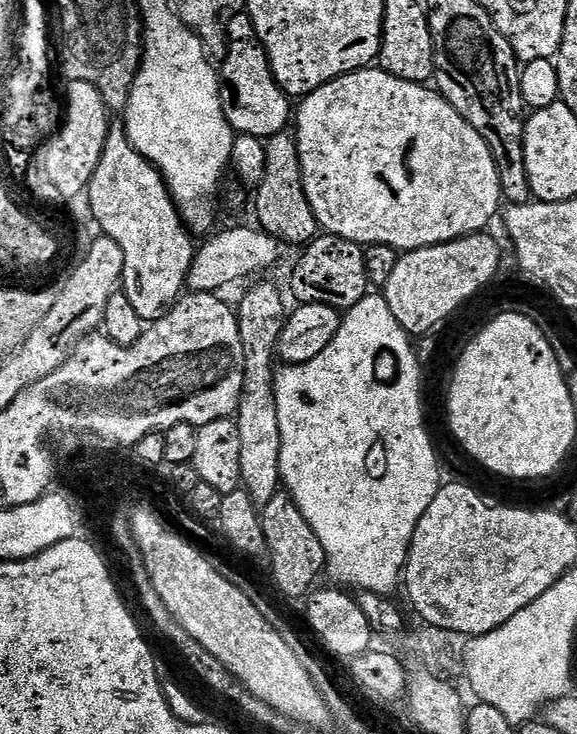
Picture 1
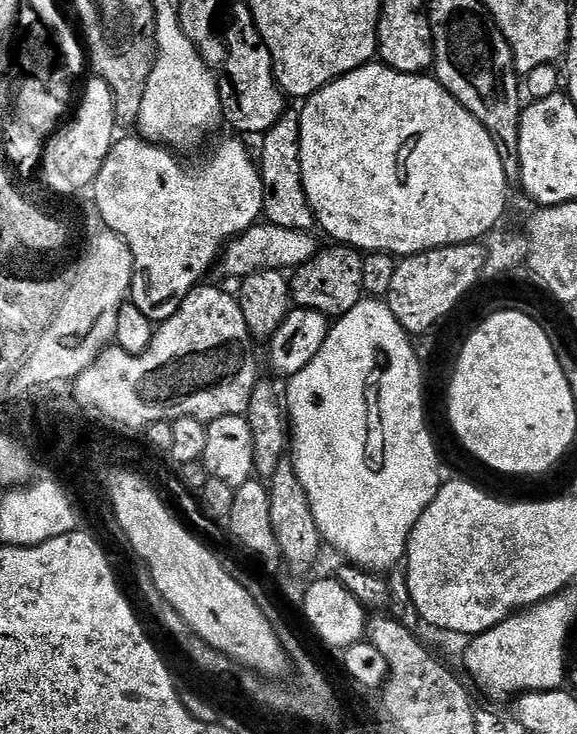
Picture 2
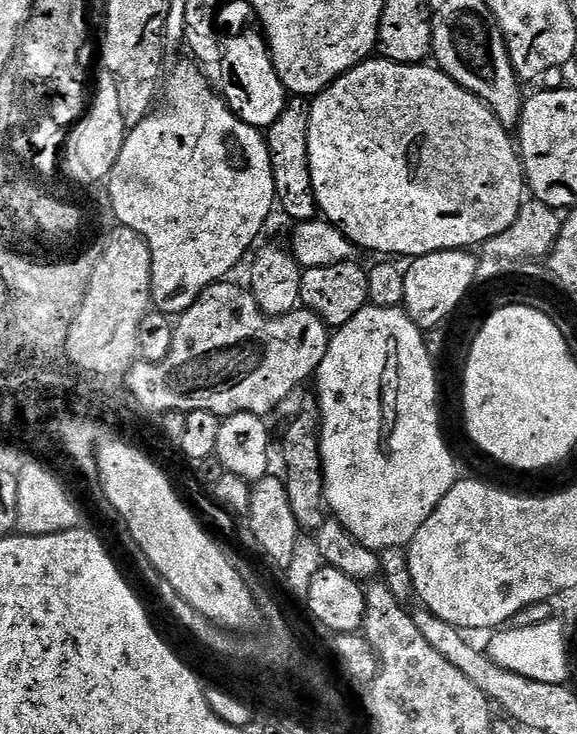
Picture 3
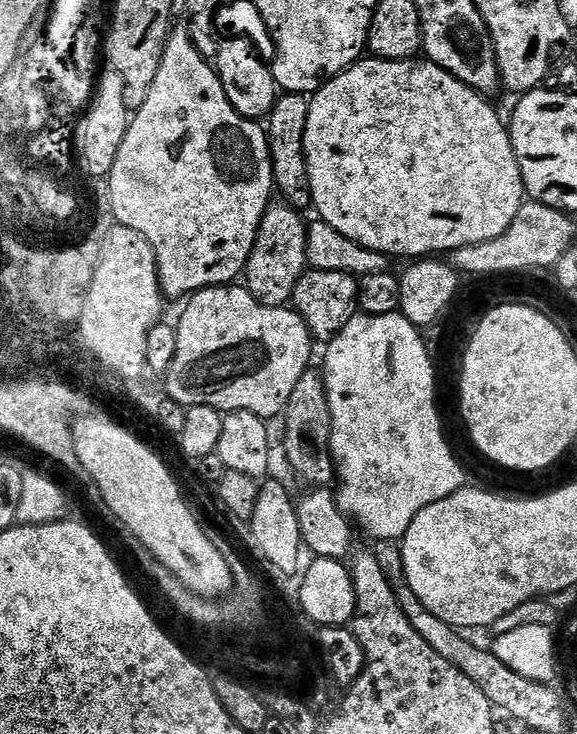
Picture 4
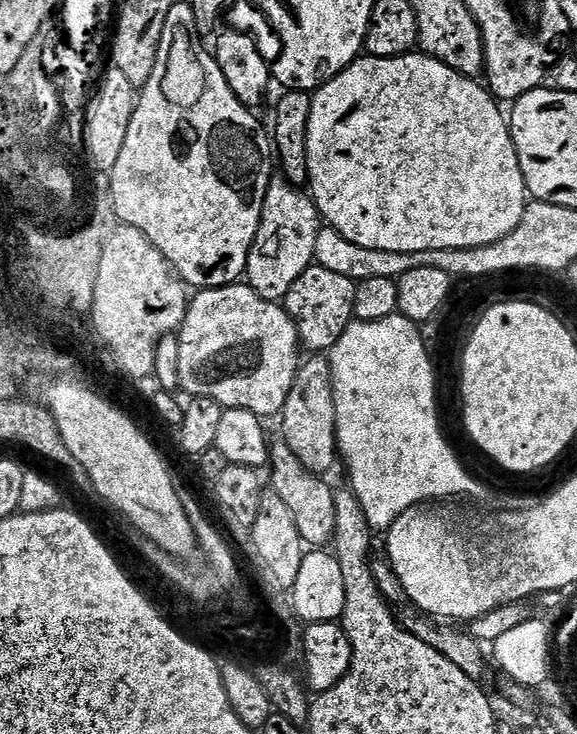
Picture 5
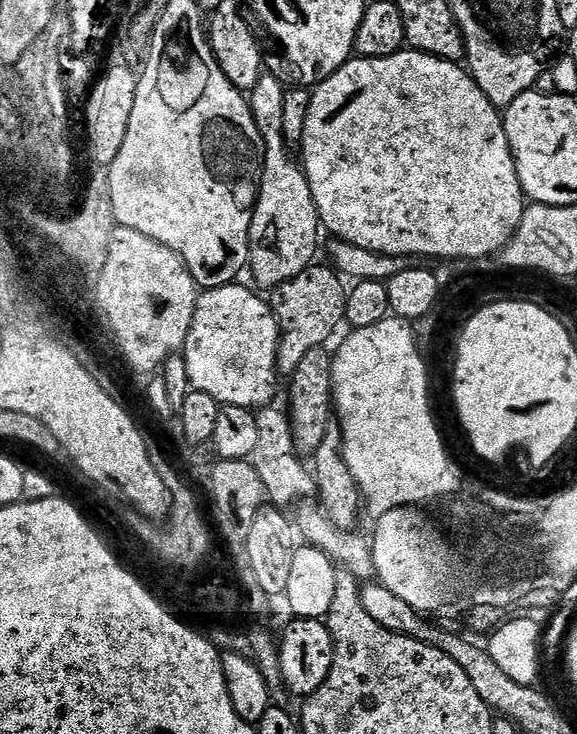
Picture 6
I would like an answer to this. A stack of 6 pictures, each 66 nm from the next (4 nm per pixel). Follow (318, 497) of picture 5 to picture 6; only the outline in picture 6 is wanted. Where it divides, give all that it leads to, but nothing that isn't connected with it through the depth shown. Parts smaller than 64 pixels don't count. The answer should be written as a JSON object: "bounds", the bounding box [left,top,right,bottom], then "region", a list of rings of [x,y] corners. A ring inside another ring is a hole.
{"bounds":[248,409,317,508],"region":[[[265,409],[259,413],[258,443],[248,461],[258,472],[263,482],[267,499],[279,508],[293,507],[303,496],[317,493],[316,479],[313,473],[302,464],[303,460],[296,451],[293,440],[293,430],[289,415],[285,411]]]}

